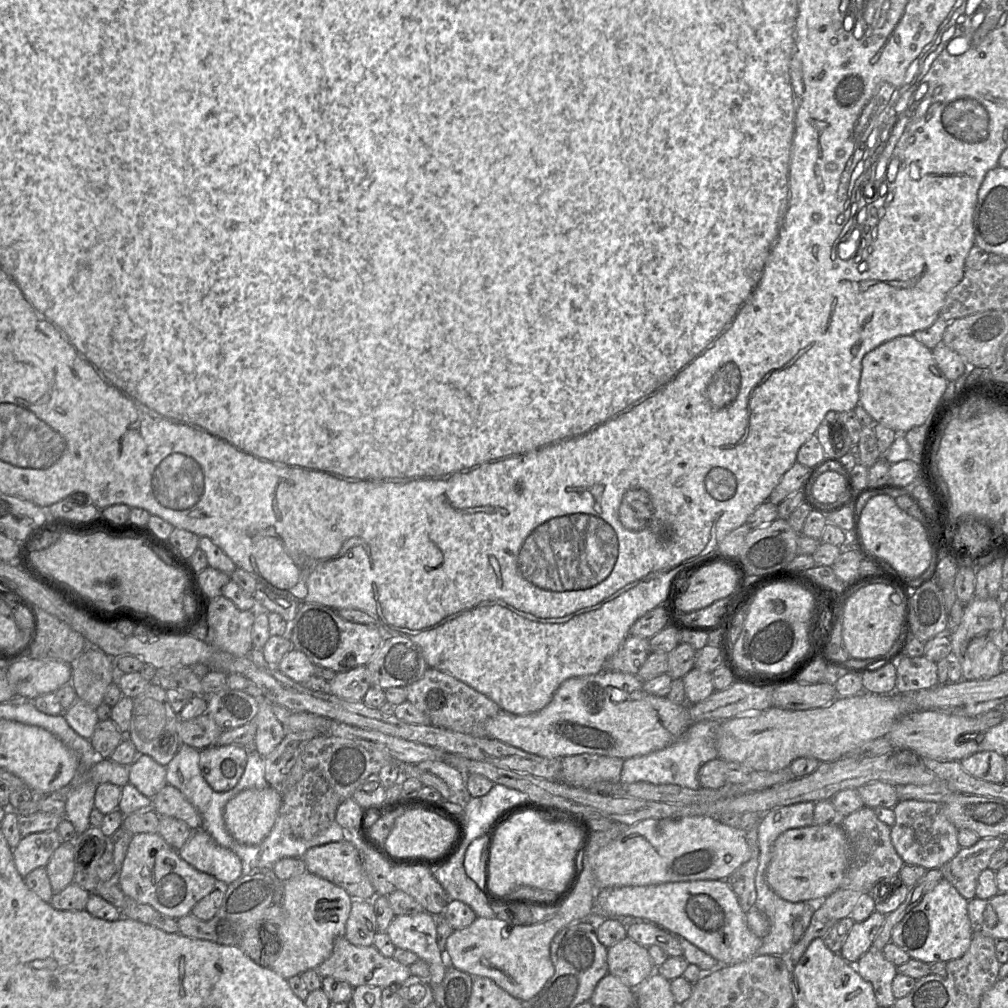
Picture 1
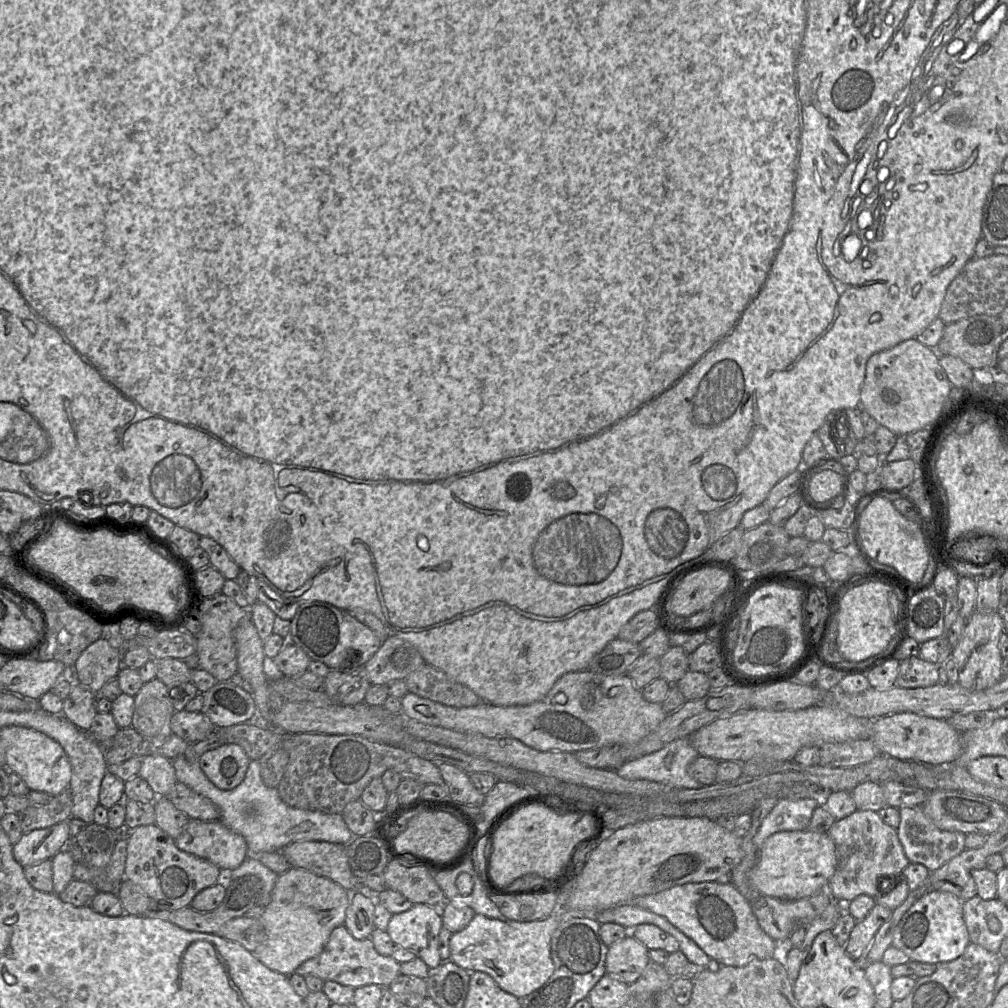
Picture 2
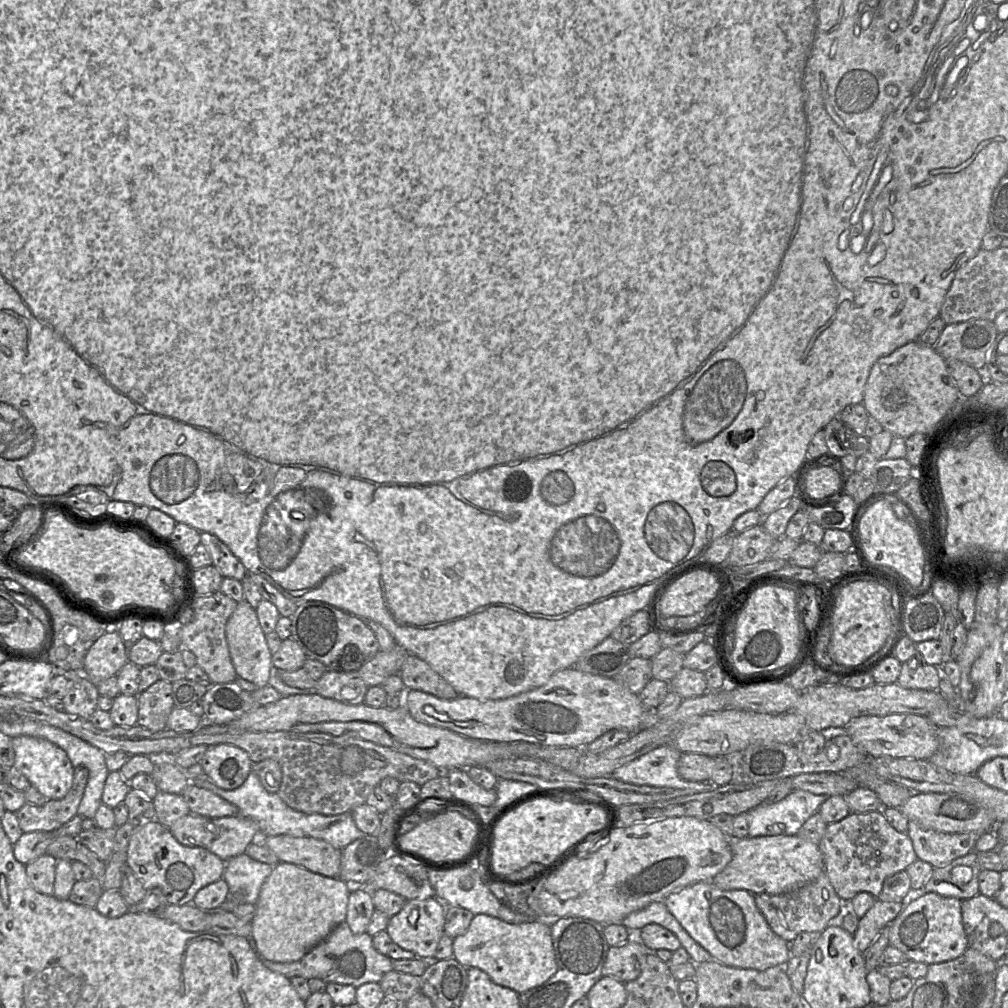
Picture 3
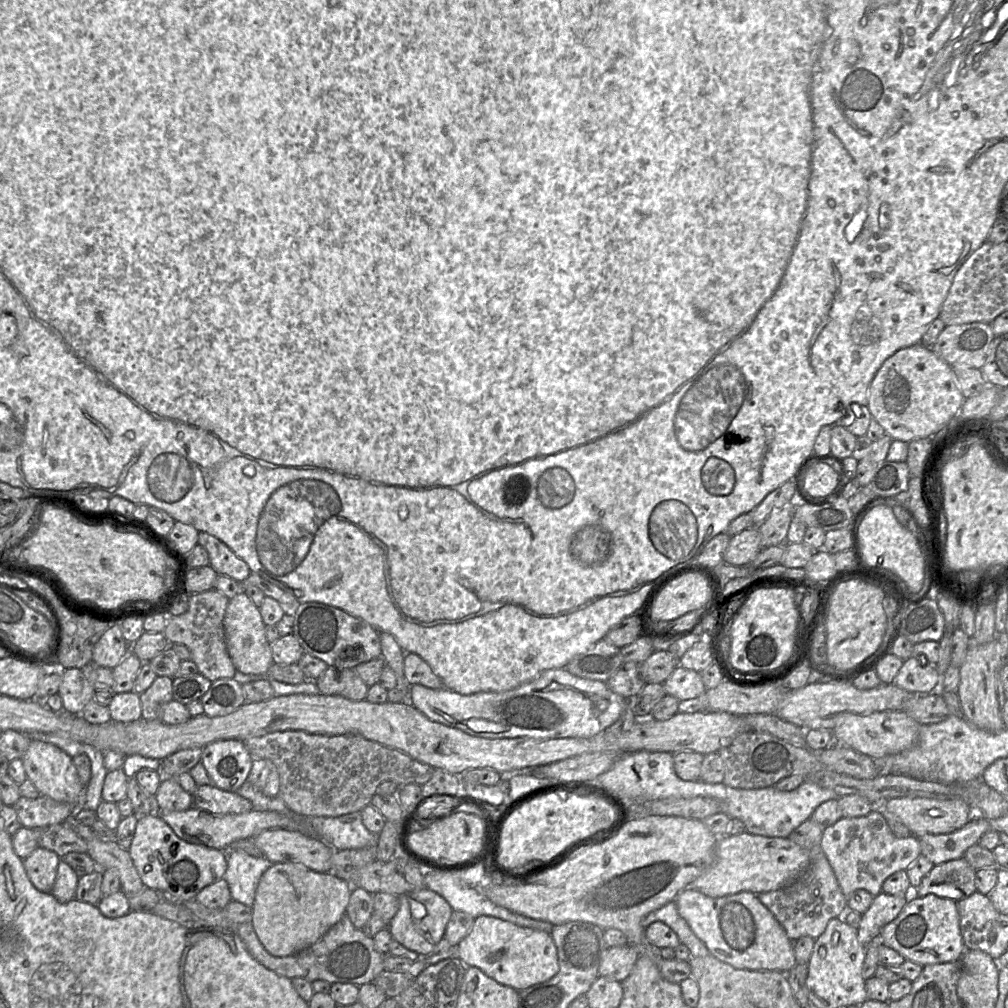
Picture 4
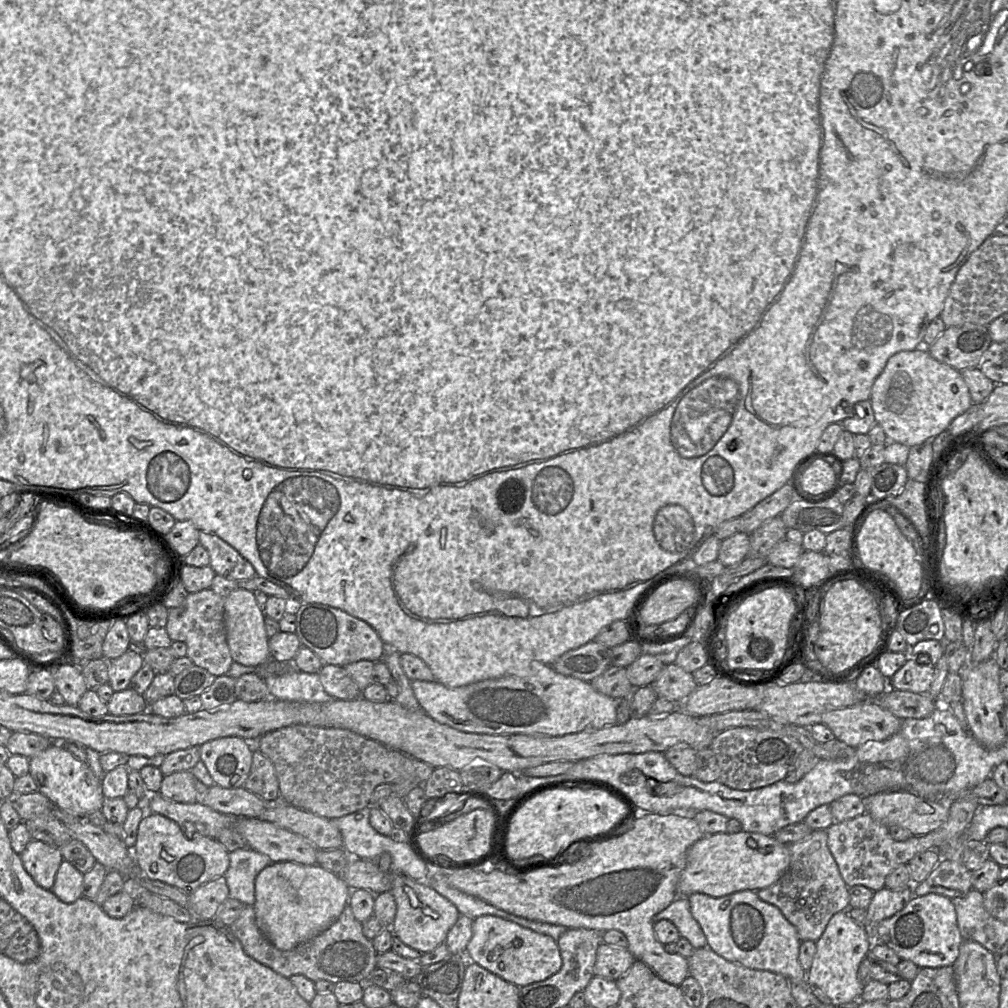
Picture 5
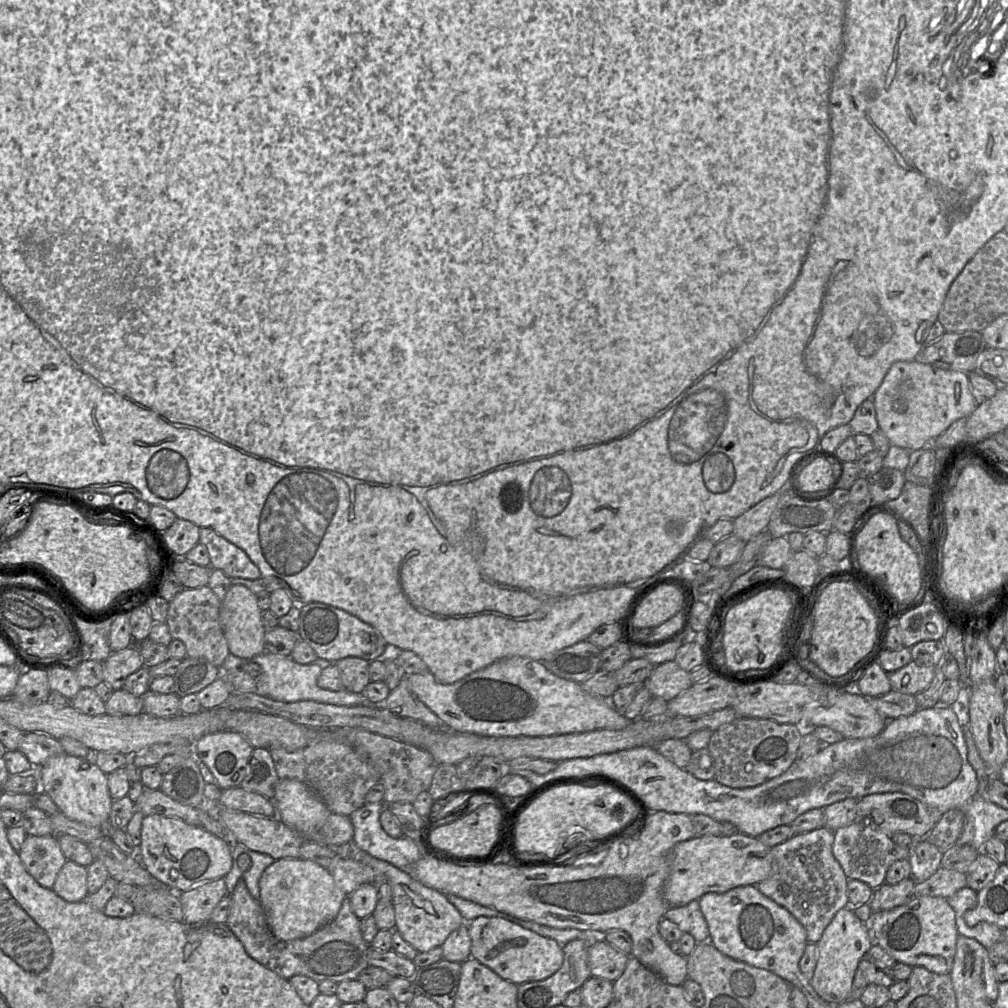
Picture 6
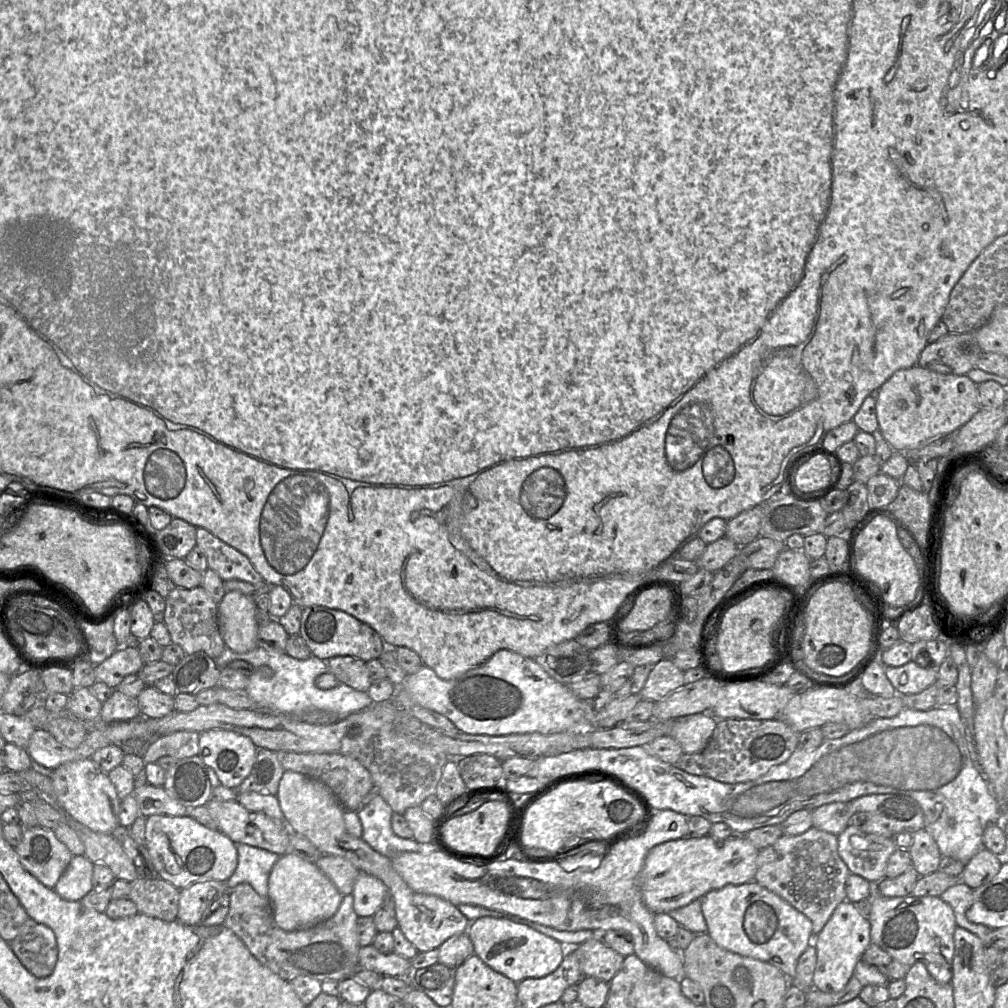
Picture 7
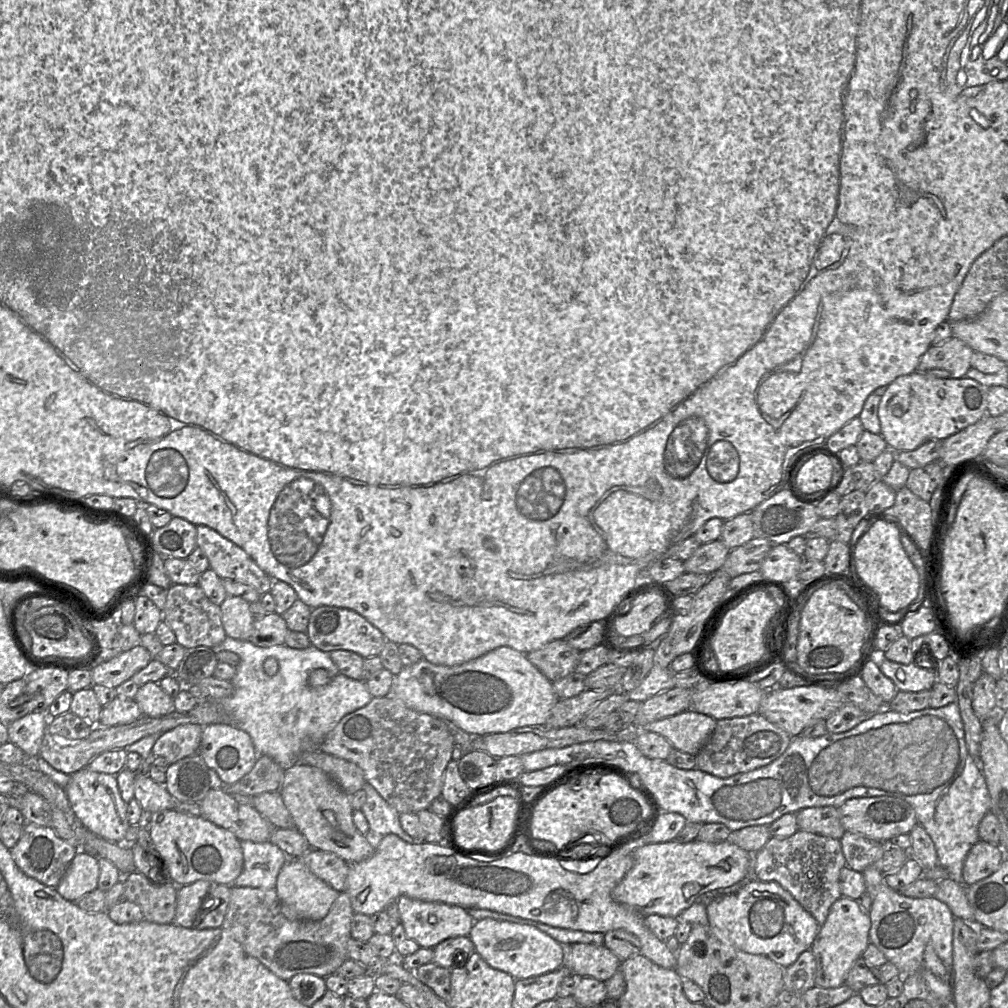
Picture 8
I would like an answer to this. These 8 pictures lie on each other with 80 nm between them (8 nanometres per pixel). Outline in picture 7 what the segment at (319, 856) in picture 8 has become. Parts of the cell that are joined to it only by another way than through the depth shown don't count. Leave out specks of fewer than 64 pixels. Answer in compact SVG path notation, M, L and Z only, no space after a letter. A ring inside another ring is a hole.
M323 854L315 864L345 896L352 894L356 879L361 872L350 861L337 855Z

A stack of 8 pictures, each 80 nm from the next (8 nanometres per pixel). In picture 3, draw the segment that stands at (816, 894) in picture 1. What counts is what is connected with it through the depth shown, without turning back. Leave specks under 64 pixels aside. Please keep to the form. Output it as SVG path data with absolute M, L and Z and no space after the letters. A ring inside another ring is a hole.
M798 835L730 838L730 845L731 861L710 881L721 890L746 890L753 895L787 894L810 883L825 872L818 845Z

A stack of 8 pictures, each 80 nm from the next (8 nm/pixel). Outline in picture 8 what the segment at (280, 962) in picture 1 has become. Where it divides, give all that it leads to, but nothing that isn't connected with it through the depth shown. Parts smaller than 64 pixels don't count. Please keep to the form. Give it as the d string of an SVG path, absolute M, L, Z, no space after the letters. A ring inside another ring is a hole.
M289 858L283 865L275 890L281 902L282 913L289 920L321 920L328 914L339 895L338 891L313 874L298 858Z

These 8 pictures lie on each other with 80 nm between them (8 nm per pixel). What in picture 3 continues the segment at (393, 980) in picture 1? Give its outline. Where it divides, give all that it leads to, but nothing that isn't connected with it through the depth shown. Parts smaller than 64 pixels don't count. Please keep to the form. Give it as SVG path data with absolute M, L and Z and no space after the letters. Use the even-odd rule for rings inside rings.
M346 921L341 922L319 944L309 950L301 959L288 962L273 962L261 959L270 970L280 973L287 978L300 976L306 978L319 978L326 983L350 984L359 987L368 982L380 982L382 977L393 970L393 960L388 955L381 954L373 945L372 936L364 932L355 934Z

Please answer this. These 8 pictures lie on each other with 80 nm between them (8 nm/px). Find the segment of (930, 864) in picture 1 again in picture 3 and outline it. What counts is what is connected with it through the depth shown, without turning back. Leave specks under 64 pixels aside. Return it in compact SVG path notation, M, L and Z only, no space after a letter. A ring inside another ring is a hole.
M909 821L907 830L918 859L928 862L934 868L943 867L974 851L976 841L984 833L941 832L925 828L915 821Z

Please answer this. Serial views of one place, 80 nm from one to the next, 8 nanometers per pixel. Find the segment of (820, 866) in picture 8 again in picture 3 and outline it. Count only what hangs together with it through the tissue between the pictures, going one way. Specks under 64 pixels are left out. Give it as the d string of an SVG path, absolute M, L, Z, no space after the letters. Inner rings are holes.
M825 872L794 892L781 895L761 893L754 895L754 898L757 908L773 932L788 943L791 943L801 932L820 934L845 904L836 894Z

